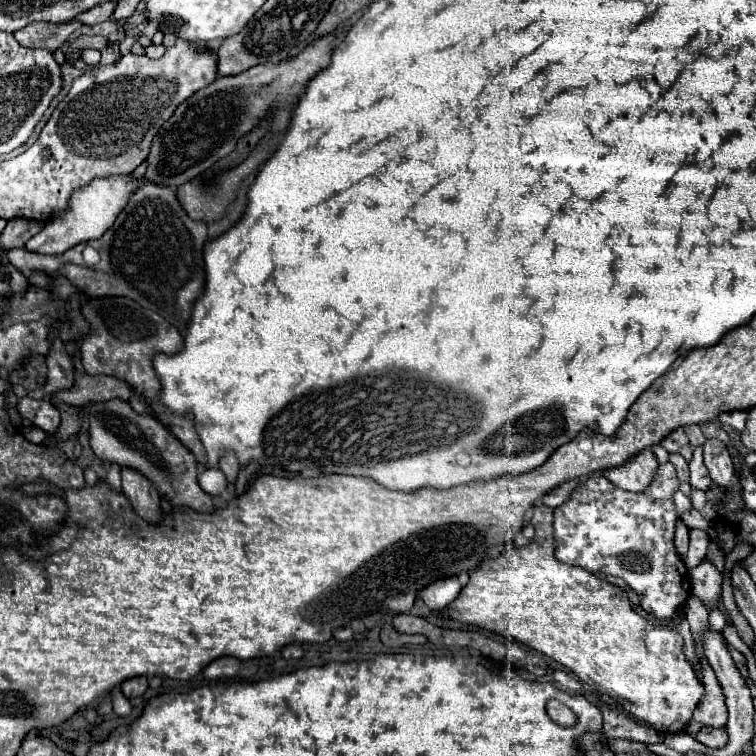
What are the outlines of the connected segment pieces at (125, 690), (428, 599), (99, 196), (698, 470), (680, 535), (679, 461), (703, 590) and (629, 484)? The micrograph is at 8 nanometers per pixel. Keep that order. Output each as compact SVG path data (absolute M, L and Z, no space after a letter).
M144 676L134 678L134 680L128 680L126 684L120 684L120 690L122 690L122 694L124 694L128 700L142 696L142 694L146 692L146 688L148 688L148 678L144 678Z
M458 578L438 580L438 582L430 584L430 586L426 586L420 592L420 596L422 596L422 600L426 602L426 606L430 610L436 610L438 612L438 610L444 610L450 602L454 602L456 596L460 594L460 590L462 590L462 586L460 586Z
M130 176L122 178L110 178L110 180L94 180L90 188L82 188L82 192L74 192L74 200L70 200L70 216L62 216L62 220L50 220L36 236L32 236L26 242L28 252L38 254L64 254L72 246L100 238L116 220L120 210L126 206L130 194L134 188L138 188L140 182L132 180Z
M702 446L694 448L694 456L690 460L690 484L694 488L710 488L712 480L708 476L708 468L704 466L704 456L702 456Z
M682 520L676 522L676 542L674 544L676 544L676 554L684 558L688 552L688 528Z
M670 454L674 466L676 466L676 474L680 482L688 482L688 462L680 456L680 454Z
M702 560L694 570L690 570L692 594L698 596L706 606L714 606L720 598L722 574L710 560Z
M646 450L634 456L630 464L624 464L622 468L614 468L614 472L604 472L604 476L618 488L626 488L628 492L644 492L652 484L658 466L660 464L654 452Z

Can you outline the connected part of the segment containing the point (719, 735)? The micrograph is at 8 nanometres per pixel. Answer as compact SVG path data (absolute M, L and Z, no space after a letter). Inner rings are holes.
M702 728L696 734L696 740L710 748L724 748L728 744L728 732L726 730L716 730L716 728Z

